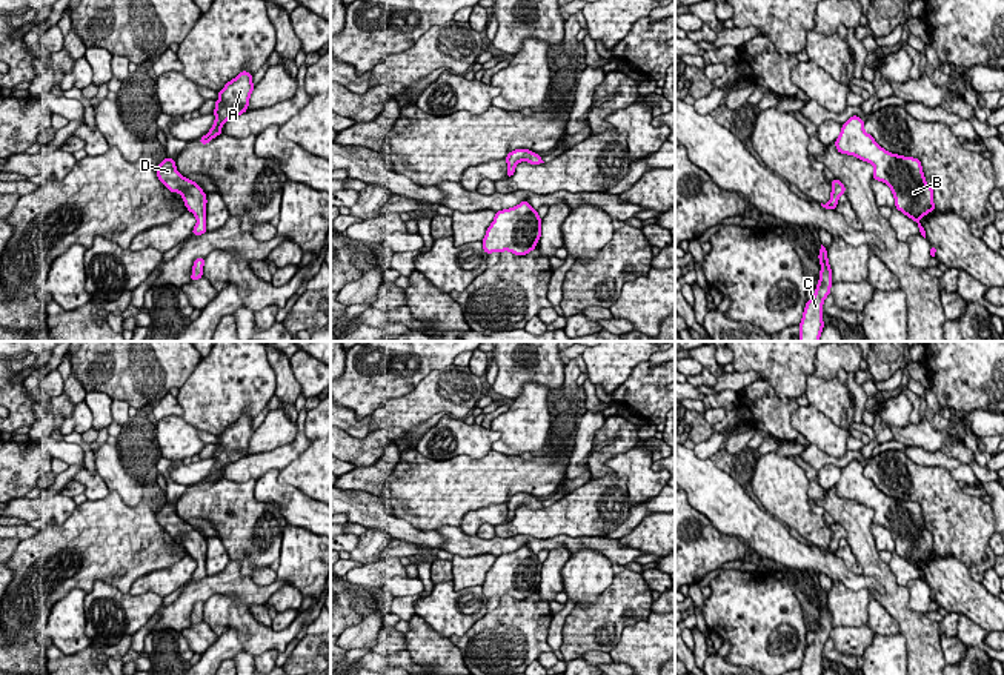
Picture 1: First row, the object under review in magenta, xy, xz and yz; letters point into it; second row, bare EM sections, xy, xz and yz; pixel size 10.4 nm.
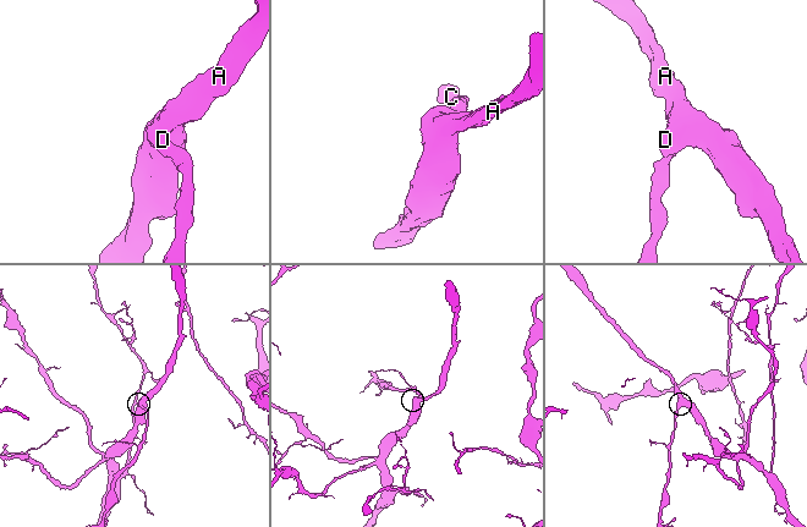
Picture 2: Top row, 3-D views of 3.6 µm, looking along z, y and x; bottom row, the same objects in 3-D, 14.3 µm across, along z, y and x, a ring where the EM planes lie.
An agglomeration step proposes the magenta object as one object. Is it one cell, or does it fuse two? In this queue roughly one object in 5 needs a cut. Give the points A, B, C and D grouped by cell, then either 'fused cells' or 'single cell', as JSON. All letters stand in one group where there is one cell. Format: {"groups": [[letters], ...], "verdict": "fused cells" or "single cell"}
{"groups": [["A", "B", "C", "D"]], "verdict": "single cell"}

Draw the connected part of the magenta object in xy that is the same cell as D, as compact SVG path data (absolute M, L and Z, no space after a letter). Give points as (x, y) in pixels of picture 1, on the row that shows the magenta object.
M166 157L157 166L157 177L158 180L171 191L180 192L181 198L186 204L186 209L191 211L195 218L197 224L192 229L192 235L201 235L206 229L206 194L200 188L200 185L194 183L192 180L185 178L175 168L175 160Z

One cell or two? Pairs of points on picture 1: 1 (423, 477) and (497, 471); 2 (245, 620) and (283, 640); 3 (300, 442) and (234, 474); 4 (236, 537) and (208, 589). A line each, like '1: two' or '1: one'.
1: one
2: one
3: one
4: two

